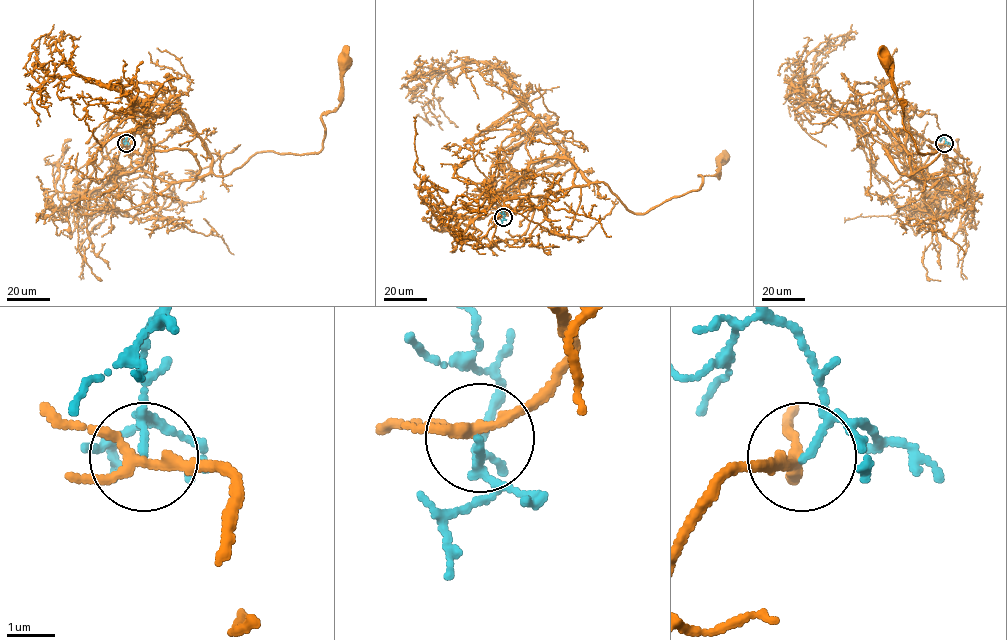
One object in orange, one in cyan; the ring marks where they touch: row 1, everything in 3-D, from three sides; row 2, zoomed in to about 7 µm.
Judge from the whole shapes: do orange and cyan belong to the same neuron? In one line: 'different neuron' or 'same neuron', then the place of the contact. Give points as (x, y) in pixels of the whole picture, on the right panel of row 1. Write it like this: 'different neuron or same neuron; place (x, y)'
different neuron; place (944, 143)

